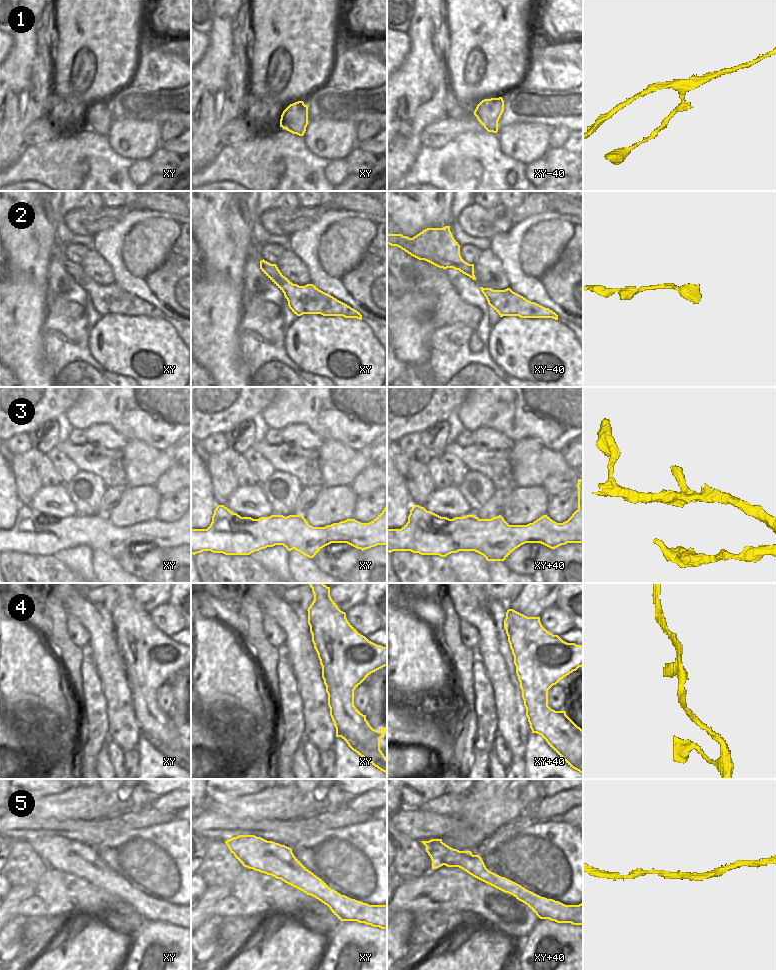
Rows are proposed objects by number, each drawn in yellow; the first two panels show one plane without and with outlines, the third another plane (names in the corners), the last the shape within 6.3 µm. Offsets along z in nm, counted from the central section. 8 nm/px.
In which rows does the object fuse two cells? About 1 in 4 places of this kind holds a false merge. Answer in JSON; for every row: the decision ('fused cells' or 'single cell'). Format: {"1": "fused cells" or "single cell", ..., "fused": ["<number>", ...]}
{"1": "single cell", "2": "single cell", "3": "single cell", "4": "single cell", "5": "single cell", "fused": []}

